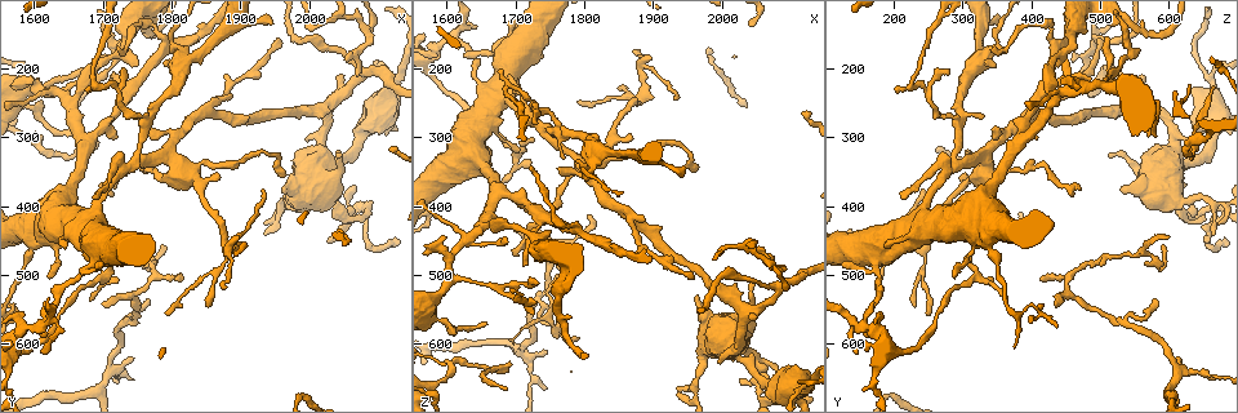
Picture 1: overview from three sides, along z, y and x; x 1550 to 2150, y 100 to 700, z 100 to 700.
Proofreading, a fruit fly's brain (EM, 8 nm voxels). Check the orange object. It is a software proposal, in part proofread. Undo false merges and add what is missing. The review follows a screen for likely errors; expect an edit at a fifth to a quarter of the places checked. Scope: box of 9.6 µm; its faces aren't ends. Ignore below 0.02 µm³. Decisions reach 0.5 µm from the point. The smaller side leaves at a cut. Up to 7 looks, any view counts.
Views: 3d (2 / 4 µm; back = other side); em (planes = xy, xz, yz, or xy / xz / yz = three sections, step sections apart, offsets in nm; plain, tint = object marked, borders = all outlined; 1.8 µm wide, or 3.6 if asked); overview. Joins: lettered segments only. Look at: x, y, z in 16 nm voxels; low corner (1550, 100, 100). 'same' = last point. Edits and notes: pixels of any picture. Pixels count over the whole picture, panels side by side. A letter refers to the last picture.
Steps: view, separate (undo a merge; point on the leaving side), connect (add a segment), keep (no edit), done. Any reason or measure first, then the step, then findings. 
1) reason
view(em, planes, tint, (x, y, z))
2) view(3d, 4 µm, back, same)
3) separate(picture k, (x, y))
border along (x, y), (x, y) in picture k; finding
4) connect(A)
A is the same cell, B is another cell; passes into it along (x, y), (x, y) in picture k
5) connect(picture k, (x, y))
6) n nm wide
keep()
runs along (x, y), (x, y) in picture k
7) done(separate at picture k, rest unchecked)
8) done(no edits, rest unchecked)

a narrow waist
view(3d, 4 µm, (1595, 300, 655))

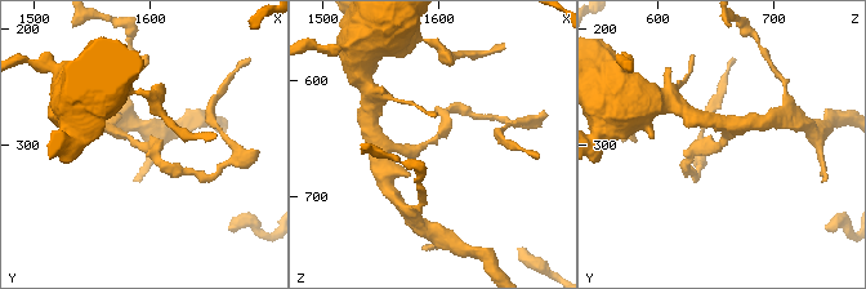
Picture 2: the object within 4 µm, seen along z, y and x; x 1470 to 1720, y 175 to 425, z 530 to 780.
arms of 160, 260 nm
view(em, planes, plain, (1592, 300, 656))

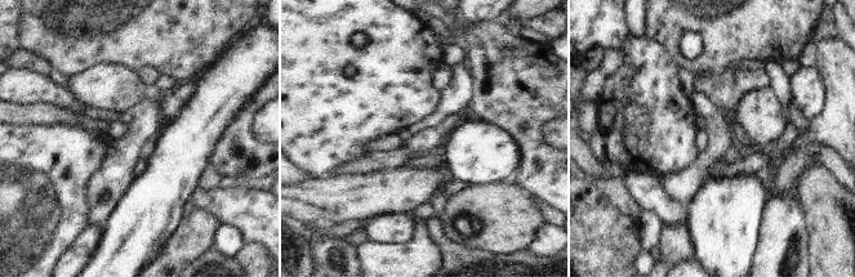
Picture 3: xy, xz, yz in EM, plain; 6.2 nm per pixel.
view(em, planes, borders, same)

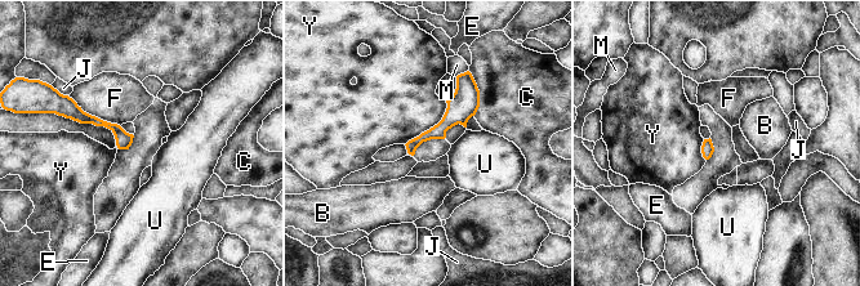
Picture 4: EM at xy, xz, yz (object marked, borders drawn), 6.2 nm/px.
F touches over 380 nm
keep()
B, C, E, F, J, M, U and Y are other cells; runs along (468, 79), (460, 108), (411, 151) in picture 4; continuous, no second cell

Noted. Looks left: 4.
thin arm on a thick one
view(em, planes, plain, (1600, 225, 500))

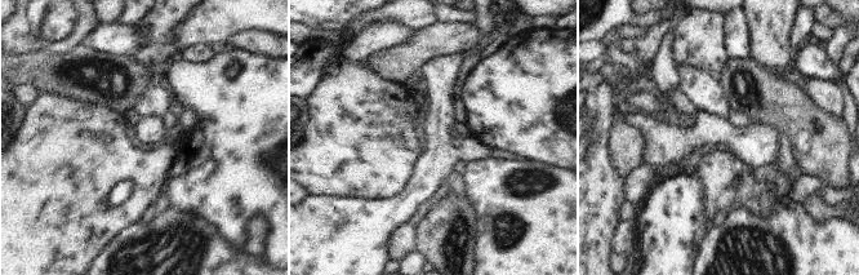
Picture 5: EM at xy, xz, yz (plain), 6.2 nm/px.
see the neighbours
view(em, planes, borders, same)

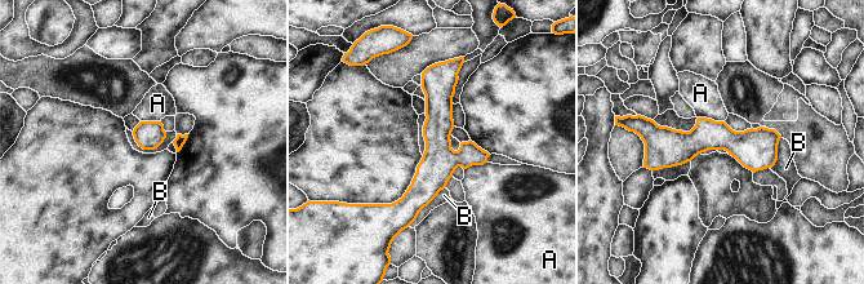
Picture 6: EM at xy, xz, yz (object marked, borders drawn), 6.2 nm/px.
keep()
A and B are other cells; border along (698, 116), (724, 121) in picture 6; continuous, no second cell

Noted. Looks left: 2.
an open end
view(3d, 2 µm, (1935, 445, 665))

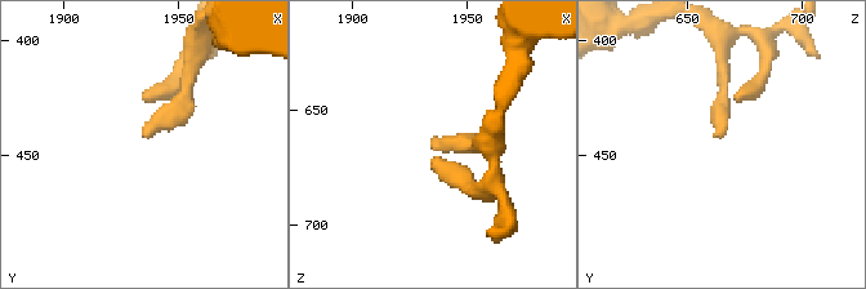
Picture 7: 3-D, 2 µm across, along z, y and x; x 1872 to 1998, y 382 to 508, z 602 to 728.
view(em, planes, borders, (1937, 440, 662))

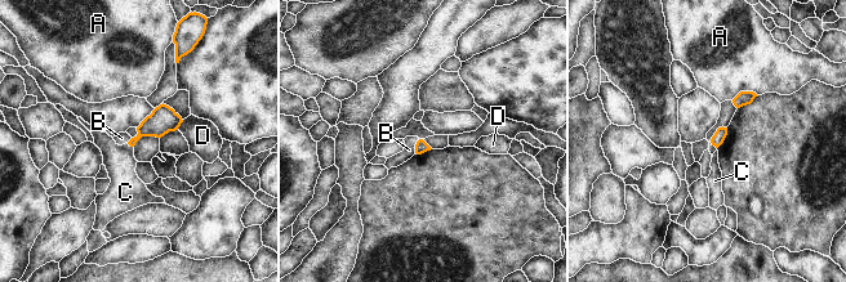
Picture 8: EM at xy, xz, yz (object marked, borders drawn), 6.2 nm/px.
80 nm wide
keep()
A, B, C and D are other cells; border along (419, 139), (414, 152) in picture 8; no lettered segment goes on from it

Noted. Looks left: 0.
done(no edits, rest unchecked)

